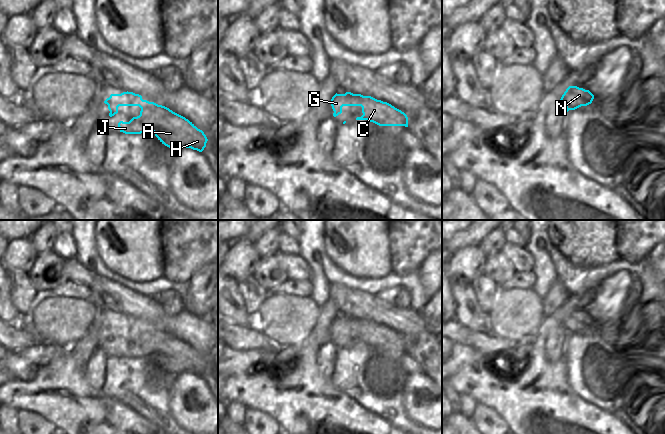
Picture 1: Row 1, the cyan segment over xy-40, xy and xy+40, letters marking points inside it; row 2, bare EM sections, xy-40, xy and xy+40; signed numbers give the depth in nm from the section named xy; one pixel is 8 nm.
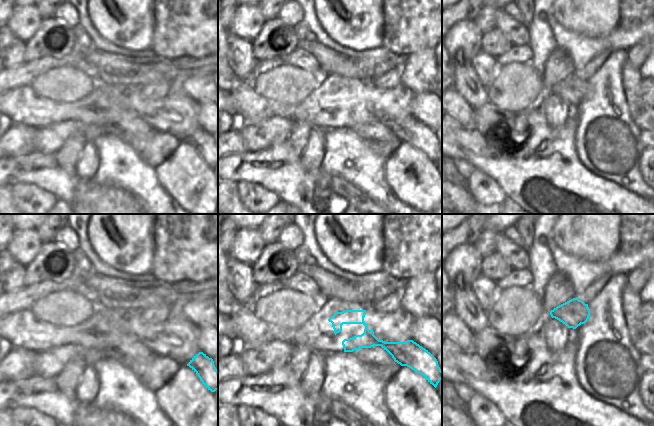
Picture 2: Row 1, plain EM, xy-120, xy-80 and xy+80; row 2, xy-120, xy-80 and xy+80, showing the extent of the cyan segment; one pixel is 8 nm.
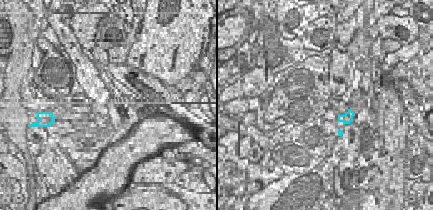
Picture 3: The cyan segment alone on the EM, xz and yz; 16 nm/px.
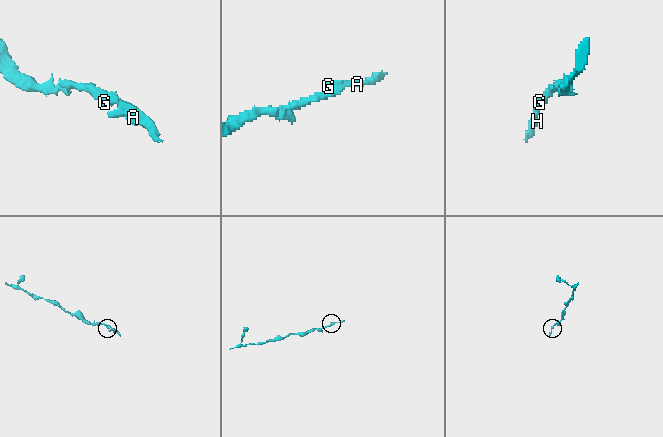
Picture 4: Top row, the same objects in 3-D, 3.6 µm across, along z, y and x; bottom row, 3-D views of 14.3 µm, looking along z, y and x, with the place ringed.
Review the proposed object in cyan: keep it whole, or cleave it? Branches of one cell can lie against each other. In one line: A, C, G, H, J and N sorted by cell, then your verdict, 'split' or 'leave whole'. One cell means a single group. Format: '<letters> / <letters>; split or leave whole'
A C G H J N; leave whole

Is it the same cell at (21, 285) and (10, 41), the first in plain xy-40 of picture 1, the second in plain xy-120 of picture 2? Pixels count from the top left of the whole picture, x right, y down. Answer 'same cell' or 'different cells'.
same cell

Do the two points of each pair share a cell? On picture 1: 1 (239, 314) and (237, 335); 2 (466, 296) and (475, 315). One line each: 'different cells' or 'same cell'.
1: different cells
2: same cell

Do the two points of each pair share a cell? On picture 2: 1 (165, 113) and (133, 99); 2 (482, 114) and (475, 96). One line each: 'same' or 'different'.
1: different
2: different

